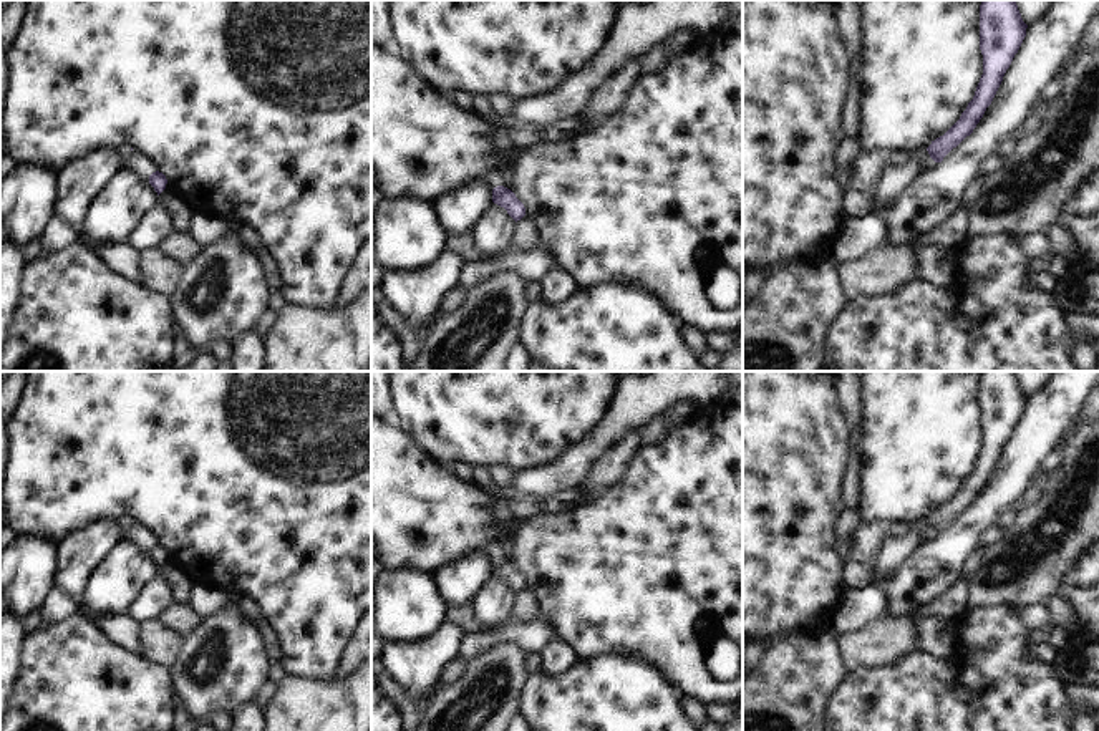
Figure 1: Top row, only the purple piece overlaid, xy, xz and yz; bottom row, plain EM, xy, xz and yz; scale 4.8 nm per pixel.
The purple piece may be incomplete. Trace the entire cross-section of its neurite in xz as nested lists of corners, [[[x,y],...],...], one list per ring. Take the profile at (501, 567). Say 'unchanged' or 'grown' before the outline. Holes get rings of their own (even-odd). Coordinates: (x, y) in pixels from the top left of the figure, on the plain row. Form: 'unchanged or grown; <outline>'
grown; [[[499,540],[487,542],[484,552],[492,559],[492,574],[504,579],[516,593],[525,587],[524,575],[511,560],[502,557],[504,545]]]

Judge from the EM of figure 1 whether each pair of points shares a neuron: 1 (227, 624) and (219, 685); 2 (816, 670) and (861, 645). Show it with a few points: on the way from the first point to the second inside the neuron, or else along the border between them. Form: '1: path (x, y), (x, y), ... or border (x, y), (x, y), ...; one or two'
1: path (227, 639), (229, 658), (221, 670); one
2: border (837, 637), (841, 658), (849, 670); two

